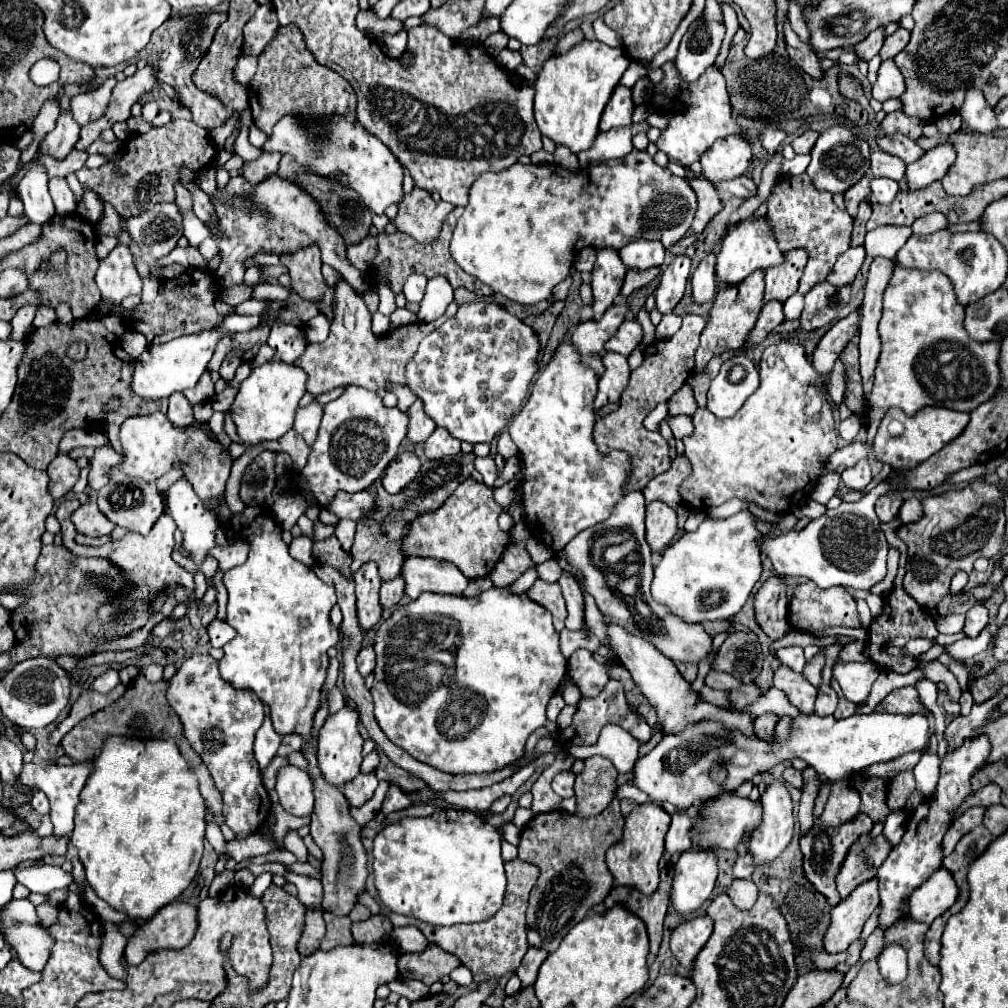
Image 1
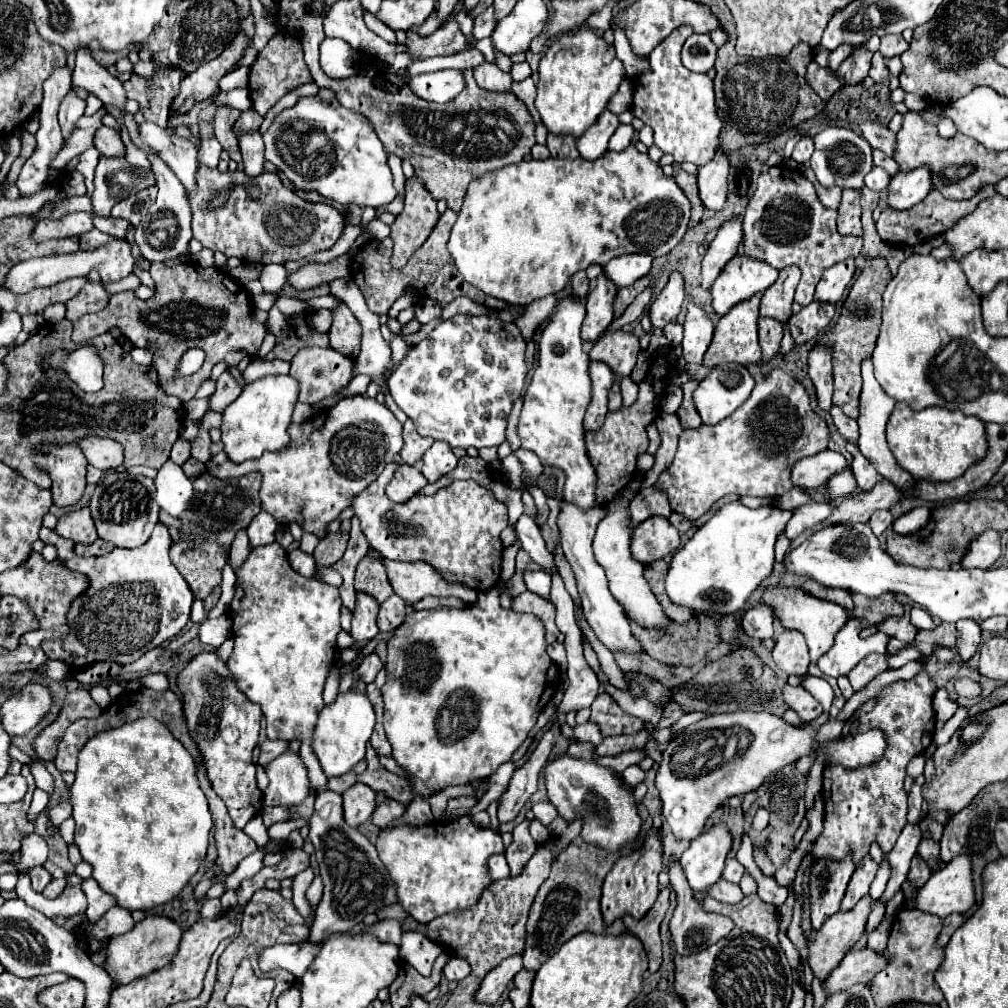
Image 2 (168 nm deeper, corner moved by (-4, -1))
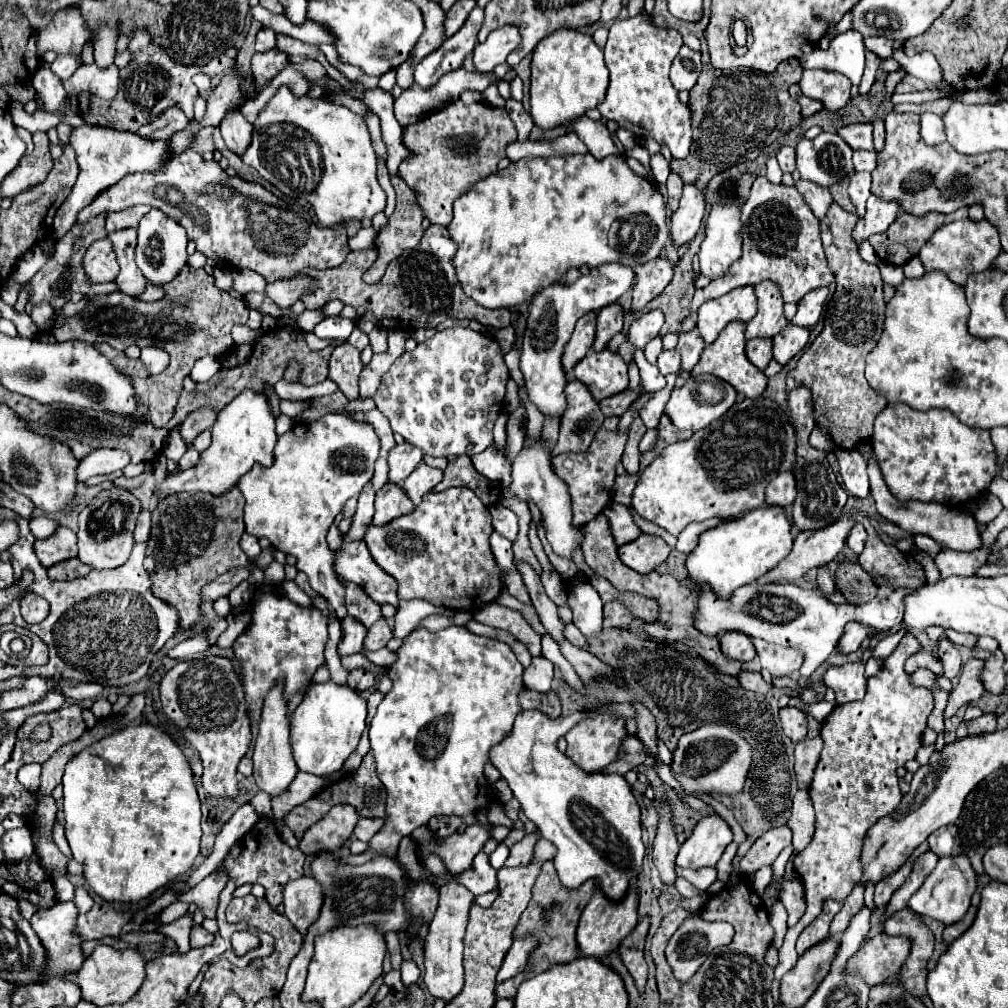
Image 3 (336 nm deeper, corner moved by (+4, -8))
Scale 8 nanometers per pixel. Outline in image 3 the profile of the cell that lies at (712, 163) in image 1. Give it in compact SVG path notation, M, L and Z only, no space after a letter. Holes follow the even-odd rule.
M687 184L683 188L683 196L679 200L679 208L671 214L669 222L669 236L673 240L673 246L679 248L687 242L691 242L701 226L701 218L705 214L705 198L703 192Z

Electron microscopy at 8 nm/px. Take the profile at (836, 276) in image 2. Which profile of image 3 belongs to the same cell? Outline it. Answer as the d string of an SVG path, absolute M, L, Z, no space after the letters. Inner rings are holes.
M819 288L817 292L809 292L799 304L797 304L797 314L793 316L793 324L801 328L811 328L817 324L821 312L823 312L823 302L827 298L827 288Z

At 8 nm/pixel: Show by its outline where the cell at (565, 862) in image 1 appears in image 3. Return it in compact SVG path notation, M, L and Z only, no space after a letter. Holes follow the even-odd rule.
M553 862L541 866L541 874L537 876L537 880L533 884L533 896L529 900L529 906L521 914L519 926L513 934L513 936L533 934L541 940L541 944L539 944L537 952L533 952L533 956L529 960L529 968L525 968L523 974L517 974L515 978L509 978L509 980L497 984L497 988L495 988L497 998L515 998L521 982L549 970L553 964L567 964L567 962L575 960L575 956L577 956L577 944L575 944L577 920L591 896L593 896L593 884L583 884L577 892L569 892L567 888L561 888L561 884L557 880L557 872L553 872Z

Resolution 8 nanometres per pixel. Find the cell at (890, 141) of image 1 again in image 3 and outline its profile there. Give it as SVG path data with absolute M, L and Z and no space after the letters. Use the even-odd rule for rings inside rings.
M849 124L837 128L837 134L853 150L873 150L873 126L871 124Z

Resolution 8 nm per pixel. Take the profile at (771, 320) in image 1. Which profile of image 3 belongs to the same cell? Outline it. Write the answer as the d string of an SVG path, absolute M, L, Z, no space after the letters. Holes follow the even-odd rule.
M749 340L745 354L749 358L749 362L759 368L765 370L765 366L771 362L771 340Z

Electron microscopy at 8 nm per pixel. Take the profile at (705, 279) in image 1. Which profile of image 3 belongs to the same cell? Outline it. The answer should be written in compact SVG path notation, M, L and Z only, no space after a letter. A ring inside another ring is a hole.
M737 204L711 206L705 222L705 240L699 250L701 274L715 280L741 256L741 210Z

